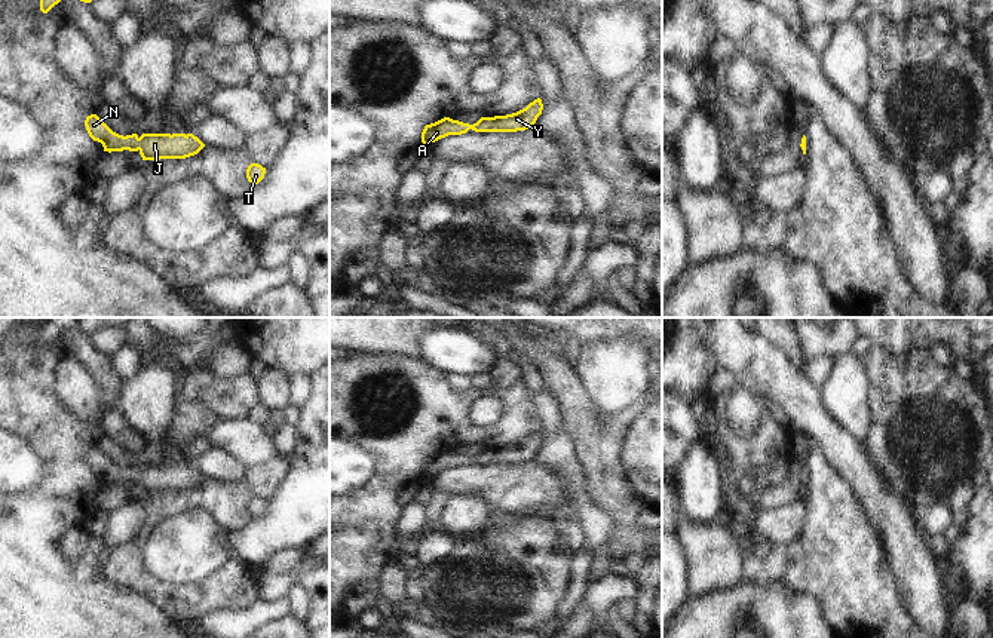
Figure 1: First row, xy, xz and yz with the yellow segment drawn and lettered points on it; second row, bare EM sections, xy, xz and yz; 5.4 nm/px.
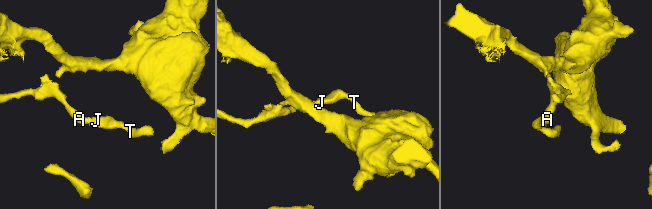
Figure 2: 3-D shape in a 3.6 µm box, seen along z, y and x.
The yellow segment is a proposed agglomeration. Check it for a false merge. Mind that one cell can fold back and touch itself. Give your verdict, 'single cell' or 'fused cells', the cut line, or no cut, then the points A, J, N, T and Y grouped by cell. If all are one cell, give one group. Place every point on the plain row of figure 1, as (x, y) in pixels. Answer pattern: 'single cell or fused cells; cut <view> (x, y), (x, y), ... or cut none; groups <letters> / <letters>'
single cell; cut none; groups A J N T Y

